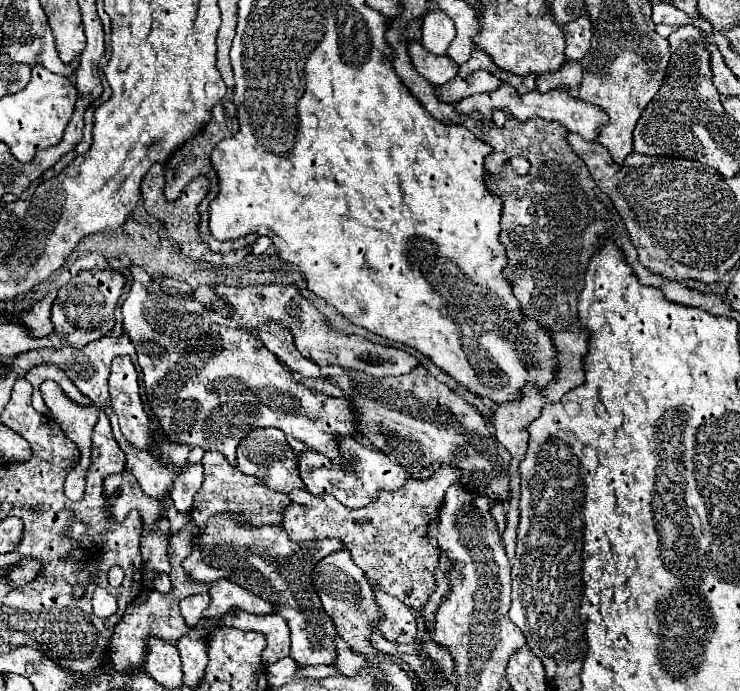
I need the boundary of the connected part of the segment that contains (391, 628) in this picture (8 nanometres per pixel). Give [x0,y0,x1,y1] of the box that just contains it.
[370,582,418,644]

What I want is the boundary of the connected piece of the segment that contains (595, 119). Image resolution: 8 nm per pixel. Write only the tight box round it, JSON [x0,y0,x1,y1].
[456,84,606,142]

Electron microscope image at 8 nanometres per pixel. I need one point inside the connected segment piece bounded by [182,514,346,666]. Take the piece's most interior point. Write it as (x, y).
(245, 555)

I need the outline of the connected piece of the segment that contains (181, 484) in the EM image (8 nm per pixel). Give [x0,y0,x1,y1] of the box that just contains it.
[172,464,202,512]

